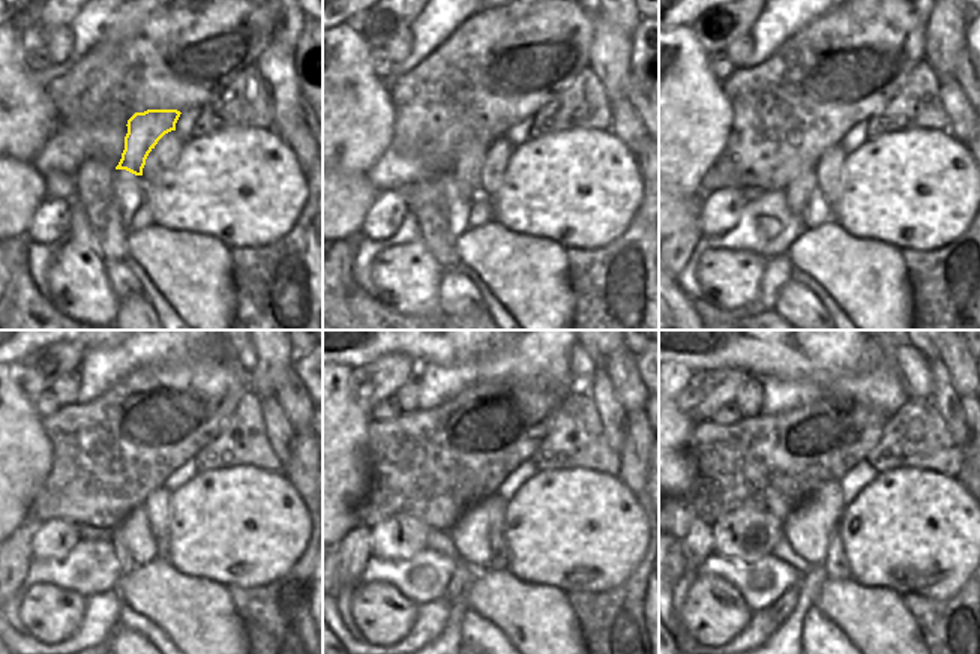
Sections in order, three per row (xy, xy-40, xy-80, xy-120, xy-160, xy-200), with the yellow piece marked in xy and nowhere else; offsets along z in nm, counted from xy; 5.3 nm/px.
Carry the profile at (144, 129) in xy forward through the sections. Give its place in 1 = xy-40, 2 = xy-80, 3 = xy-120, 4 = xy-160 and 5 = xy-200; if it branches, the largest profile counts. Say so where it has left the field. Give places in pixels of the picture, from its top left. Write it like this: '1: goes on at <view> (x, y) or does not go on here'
1: goes on at xy-40 (467, 171)
2: goes on at xy-80 (797, 192)
3: goes on at xy-120 (128, 564)
4: goes on at xy-160 (462, 578)
5: goes on at xy-200 (781, 609)

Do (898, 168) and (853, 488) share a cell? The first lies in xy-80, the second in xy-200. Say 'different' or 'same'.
different

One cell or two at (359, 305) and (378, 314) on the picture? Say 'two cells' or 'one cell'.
one cell

